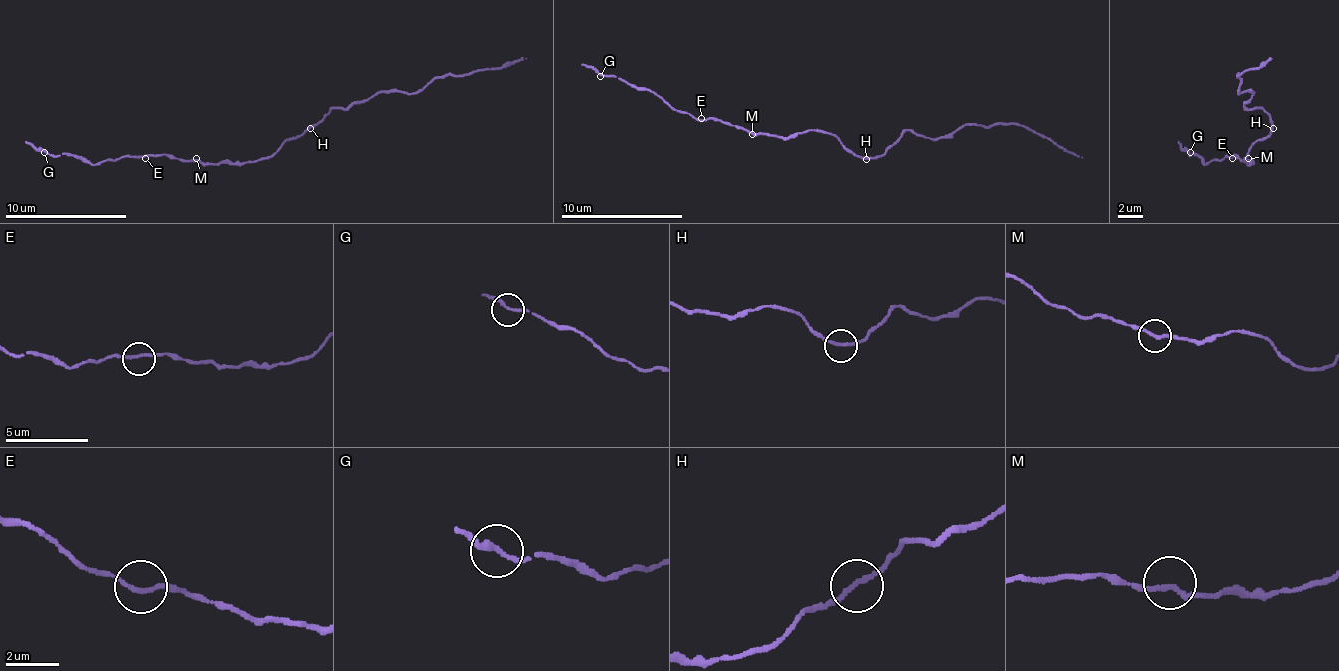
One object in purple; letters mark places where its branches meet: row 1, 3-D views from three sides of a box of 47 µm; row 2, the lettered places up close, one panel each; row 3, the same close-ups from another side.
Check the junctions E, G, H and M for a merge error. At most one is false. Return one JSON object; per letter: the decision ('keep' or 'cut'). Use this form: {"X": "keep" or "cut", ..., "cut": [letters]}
{"E": "keep", "G": "keep", "H": "keep", "M": "keep", "cut": []}

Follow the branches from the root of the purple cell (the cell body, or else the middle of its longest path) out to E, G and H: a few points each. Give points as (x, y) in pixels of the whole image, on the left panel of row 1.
E: (285, 143), (276, 152), (245, 164), (178, 161), (166, 155), (148, 155), (145, 158)
G: (285, 143), (276, 152), (245, 164), (178, 161), (166, 155), (120, 155), (90, 164), (72, 155), (44, 152)
H: (285, 143), (309, 127)

